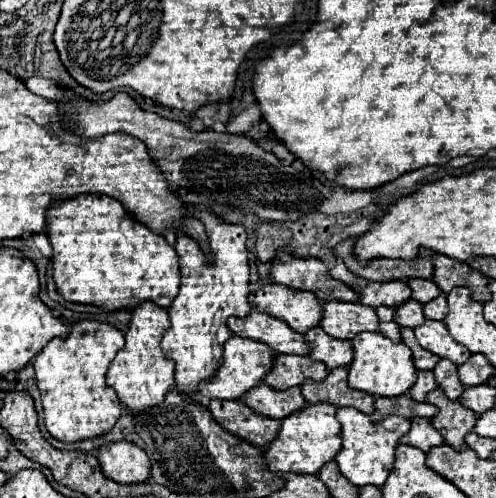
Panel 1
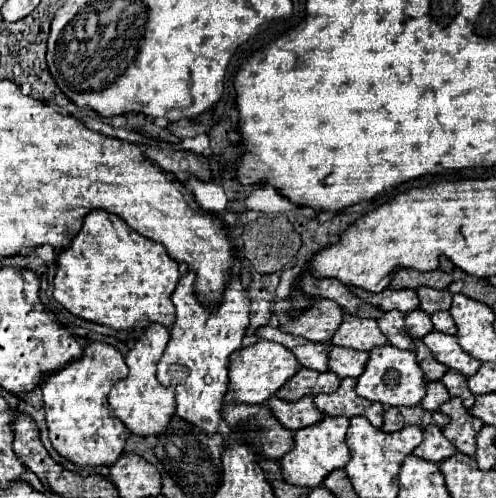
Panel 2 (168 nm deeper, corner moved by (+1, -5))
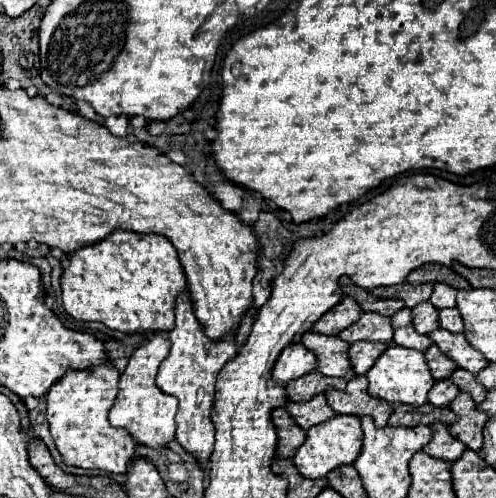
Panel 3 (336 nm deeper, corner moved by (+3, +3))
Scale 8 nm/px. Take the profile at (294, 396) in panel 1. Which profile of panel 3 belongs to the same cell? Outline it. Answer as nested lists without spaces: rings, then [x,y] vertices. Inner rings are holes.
[[[317,394],[309,402],[299,402],[299,404],[289,402],[285,408],[289,410],[289,414],[293,416],[293,420],[303,430],[309,430],[311,426],[321,424],[321,422],[325,422],[325,420],[329,420],[329,418],[335,416],[333,408],[327,404],[325,394]]]

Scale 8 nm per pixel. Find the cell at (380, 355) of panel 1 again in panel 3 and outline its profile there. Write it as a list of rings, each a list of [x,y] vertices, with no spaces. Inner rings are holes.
[[[389,346],[381,354],[381,358],[373,364],[367,378],[369,378],[369,394],[371,396],[391,402],[391,404],[411,404],[411,406],[425,404],[427,394],[435,384],[431,372],[429,372],[429,366],[425,362],[425,354],[419,350],[403,348],[403,346]]]

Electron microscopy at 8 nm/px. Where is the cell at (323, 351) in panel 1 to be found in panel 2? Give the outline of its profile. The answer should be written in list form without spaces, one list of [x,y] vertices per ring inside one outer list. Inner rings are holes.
[[[329,346],[329,370],[333,370],[339,378],[359,378],[369,354],[341,348],[341,346]]]

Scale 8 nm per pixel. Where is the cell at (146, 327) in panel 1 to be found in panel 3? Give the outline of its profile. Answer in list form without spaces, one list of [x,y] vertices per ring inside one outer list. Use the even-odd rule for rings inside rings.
[[[155,334],[145,346],[137,348],[129,358],[129,364],[119,380],[119,394],[109,412],[109,424],[117,428],[125,428],[139,444],[161,450],[175,438],[175,414],[177,414],[177,398],[163,394],[157,384],[155,376],[159,364],[169,354],[169,340],[163,334]]]

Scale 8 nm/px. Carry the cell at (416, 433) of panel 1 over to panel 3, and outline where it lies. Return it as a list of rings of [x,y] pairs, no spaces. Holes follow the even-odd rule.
[[[435,422],[435,424],[431,424],[431,428],[433,428],[433,438],[431,438],[431,442],[423,448],[423,452],[427,452],[427,454],[433,456],[433,458],[445,460],[445,462],[455,462],[457,458],[463,456],[463,452],[465,452],[467,448],[465,448],[465,444],[461,444],[457,438],[453,438],[453,436],[449,434],[447,424]]]

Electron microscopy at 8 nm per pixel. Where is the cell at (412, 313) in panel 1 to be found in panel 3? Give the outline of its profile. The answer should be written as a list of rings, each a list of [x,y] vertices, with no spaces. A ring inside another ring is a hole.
[[[421,302],[415,308],[411,308],[411,312],[413,312],[413,326],[419,334],[429,334],[439,328],[439,310],[433,308],[431,302]]]

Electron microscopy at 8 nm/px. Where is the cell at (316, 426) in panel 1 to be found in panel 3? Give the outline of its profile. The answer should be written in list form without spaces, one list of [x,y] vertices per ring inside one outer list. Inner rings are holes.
[[[337,414],[331,420],[307,430],[307,440],[297,450],[297,456],[293,458],[293,462],[301,476],[323,478],[331,470],[335,470],[343,464],[353,464],[353,460],[357,458],[357,452],[361,452],[361,418]]]

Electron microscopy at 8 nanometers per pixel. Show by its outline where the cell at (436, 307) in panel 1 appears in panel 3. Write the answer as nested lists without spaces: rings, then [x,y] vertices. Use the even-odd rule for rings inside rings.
[[[457,308],[439,310],[439,322],[441,322],[441,328],[449,332],[463,332],[463,318],[457,312]]]

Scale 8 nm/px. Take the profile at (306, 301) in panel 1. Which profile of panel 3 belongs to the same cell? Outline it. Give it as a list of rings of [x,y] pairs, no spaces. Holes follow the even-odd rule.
[[[345,296],[337,306],[333,306],[321,320],[315,322],[313,330],[319,334],[339,334],[341,330],[349,328],[351,324],[355,324],[361,318],[363,310],[359,308],[359,304],[351,298]]]

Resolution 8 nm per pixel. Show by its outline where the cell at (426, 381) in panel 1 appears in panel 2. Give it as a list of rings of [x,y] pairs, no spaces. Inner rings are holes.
[[[439,380],[437,382],[427,382],[427,394],[421,400],[421,408],[437,410],[447,400],[449,400],[449,392],[447,392],[447,388],[443,388],[443,384],[439,384]]]

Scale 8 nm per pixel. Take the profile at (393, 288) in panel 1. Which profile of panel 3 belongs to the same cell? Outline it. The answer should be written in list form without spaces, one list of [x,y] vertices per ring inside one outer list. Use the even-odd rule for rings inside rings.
[[[407,282],[397,284],[397,286],[381,286],[381,288],[371,290],[371,294],[379,296],[379,298],[399,298],[399,300],[403,300],[403,304],[407,308],[413,308],[419,302],[427,302],[431,292],[433,292],[431,284],[413,286],[413,284],[407,284]]]

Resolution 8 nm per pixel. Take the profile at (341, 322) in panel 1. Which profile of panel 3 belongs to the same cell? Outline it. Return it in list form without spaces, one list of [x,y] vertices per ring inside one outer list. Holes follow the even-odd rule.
[[[365,312],[359,322],[355,322],[353,326],[349,326],[347,330],[343,330],[339,334],[341,340],[353,344],[359,340],[371,340],[371,342],[391,342],[393,340],[393,326],[391,320],[381,316],[381,314],[373,314],[373,312]]]

